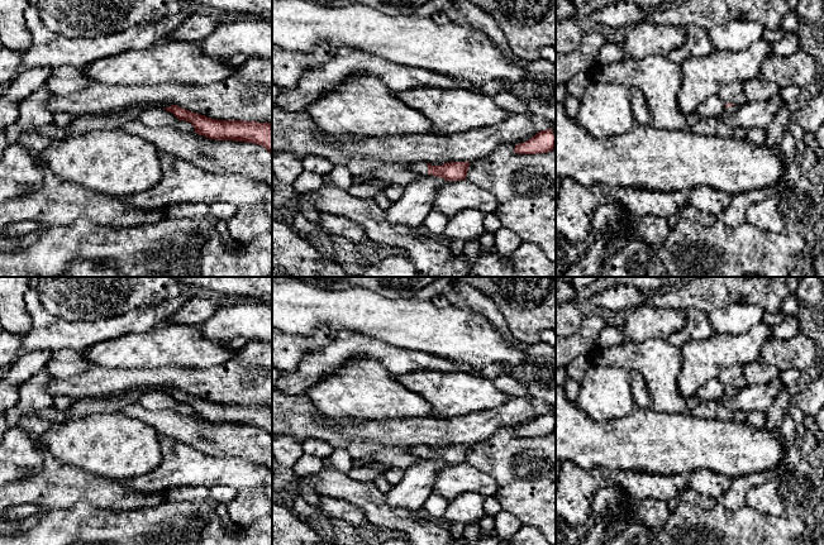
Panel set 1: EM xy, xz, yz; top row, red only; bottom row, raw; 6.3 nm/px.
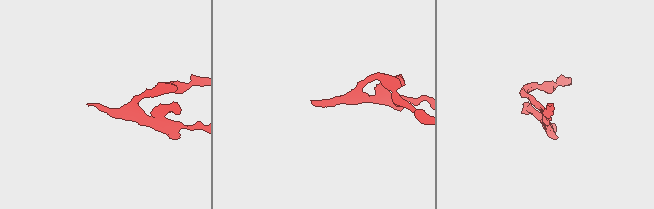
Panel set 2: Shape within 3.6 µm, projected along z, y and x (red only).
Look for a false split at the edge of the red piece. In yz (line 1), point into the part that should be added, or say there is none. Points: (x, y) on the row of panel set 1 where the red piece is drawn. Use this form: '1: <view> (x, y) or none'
1: yz (730, 110)

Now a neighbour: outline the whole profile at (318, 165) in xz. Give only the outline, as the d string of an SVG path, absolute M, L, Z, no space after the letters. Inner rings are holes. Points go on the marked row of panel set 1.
M308 156L303 161L304 169L319 173L321 176L329 175L333 169L334 164L329 162L327 158L318 156Z

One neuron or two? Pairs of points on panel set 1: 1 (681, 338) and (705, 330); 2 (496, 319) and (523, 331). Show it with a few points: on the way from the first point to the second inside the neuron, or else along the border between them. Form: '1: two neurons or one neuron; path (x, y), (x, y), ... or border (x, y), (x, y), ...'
1: one neuron; path (687, 333), (699, 330)
2: two neurons; border (490, 299), (501, 314), (508, 330)

